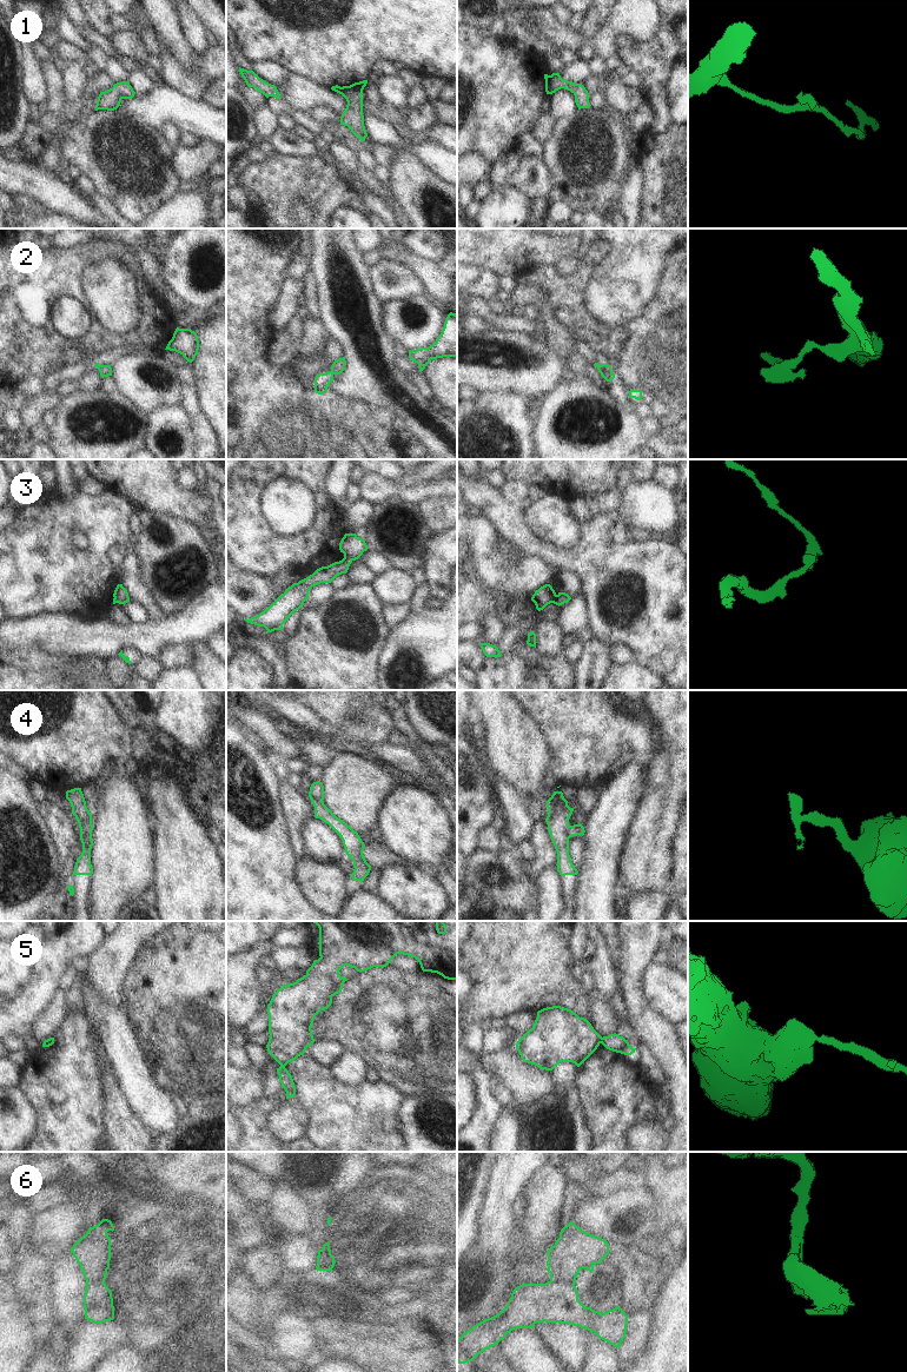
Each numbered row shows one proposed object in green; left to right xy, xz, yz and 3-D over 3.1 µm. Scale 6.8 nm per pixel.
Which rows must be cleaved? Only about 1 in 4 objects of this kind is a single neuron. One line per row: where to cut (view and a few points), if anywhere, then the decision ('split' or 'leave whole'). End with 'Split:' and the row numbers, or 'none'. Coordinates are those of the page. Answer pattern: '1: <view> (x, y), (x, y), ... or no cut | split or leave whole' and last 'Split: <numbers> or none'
1: no cut | leave whole
2: xz (330, 371), (332, 375) | split
3: xz (344, 555), (352, 559) | split
4: yz (568, 826), (567, 833), (569, 837) | split
5: yz (601, 1038), (602, 1042) | split
6: yz (550, 1280), (567, 1280), (574, 1284) | split
Split: 2, 3, 4, 5, 6

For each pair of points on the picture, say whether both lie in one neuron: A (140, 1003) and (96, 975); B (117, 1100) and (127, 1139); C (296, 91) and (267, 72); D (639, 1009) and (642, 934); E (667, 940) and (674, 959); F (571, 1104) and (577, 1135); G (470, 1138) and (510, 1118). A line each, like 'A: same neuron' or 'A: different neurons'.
A: different neurons
B: same neuron
C: different neurons
D: same neuron
E: different neurons
F: same neuron
G: different neurons

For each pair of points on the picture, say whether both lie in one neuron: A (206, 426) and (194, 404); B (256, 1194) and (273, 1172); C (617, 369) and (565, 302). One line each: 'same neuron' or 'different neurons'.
A: same neuron
B: different neurons
C: different neurons

